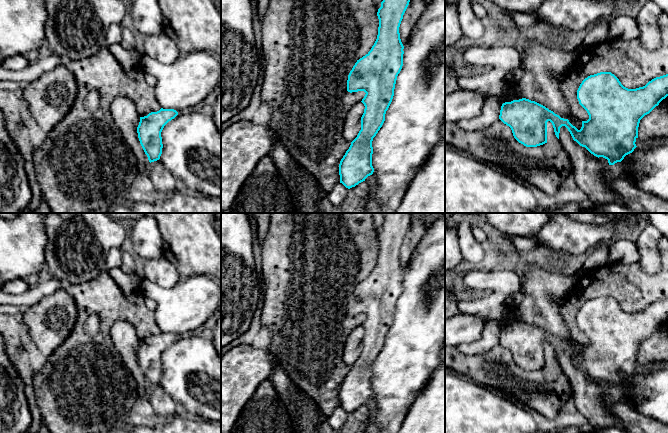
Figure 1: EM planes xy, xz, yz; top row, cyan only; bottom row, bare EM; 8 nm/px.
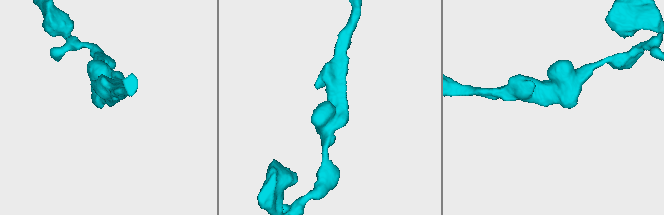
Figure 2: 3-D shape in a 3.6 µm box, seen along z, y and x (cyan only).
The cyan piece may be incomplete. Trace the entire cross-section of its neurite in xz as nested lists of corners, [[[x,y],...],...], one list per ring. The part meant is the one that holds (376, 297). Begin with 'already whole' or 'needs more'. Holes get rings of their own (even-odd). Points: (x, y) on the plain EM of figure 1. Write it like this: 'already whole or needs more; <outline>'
already whole; [[[385,213],[384,223],[377,236],[379,243],[377,263],[371,274],[357,284],[348,299],[347,315],[350,317],[364,315],[366,317],[361,325],[365,330],[361,341],[361,354],[351,366],[339,388],[340,407],[348,413],[365,405],[374,396],[372,365],[385,345],[386,335],[394,320],[397,300],[403,290],[404,270],[400,263],[399,251],[411,223],[411,214]]]

